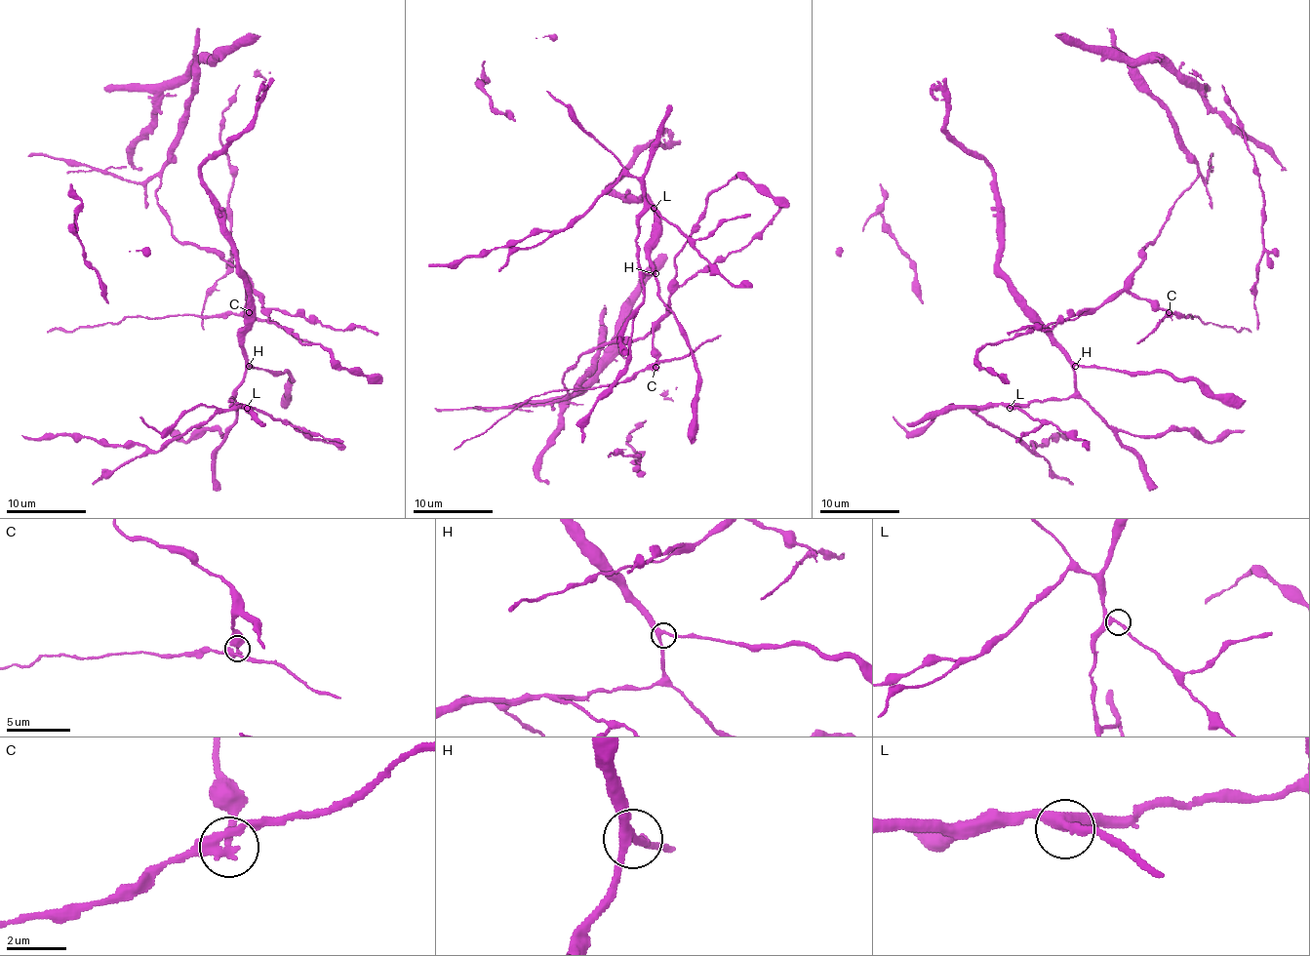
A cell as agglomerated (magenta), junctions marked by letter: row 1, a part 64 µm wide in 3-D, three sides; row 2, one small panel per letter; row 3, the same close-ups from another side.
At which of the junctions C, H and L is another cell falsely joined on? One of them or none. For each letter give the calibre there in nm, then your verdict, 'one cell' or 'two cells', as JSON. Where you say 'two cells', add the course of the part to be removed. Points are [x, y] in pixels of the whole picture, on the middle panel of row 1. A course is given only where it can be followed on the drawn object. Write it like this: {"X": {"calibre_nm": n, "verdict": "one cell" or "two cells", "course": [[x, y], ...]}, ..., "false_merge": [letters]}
{"C": {"calibre_nm": 240, "verdict": "two cells", "course": [[655, 368], [639, 370], [621, 381], [597, 387], [553, 389], [532, 396], [454, 450]]}, "H": {"calibre_nm": 280, "verdict": "one cell"}, "L": {"calibre_nm": 280, "verdict": "one cell"}, "false_merge": ["C"]}

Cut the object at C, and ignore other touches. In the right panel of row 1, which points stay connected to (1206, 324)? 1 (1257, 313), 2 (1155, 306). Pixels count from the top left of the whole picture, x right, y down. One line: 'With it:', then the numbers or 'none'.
With it: none

